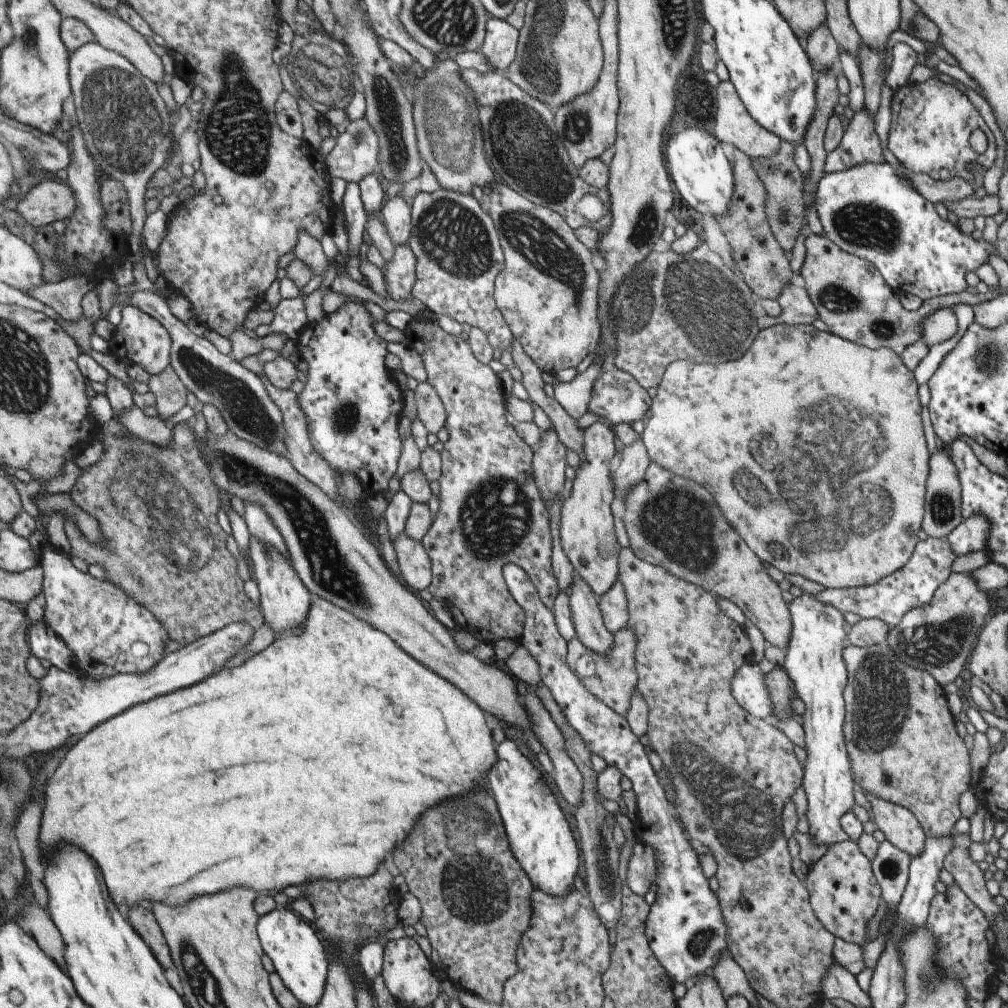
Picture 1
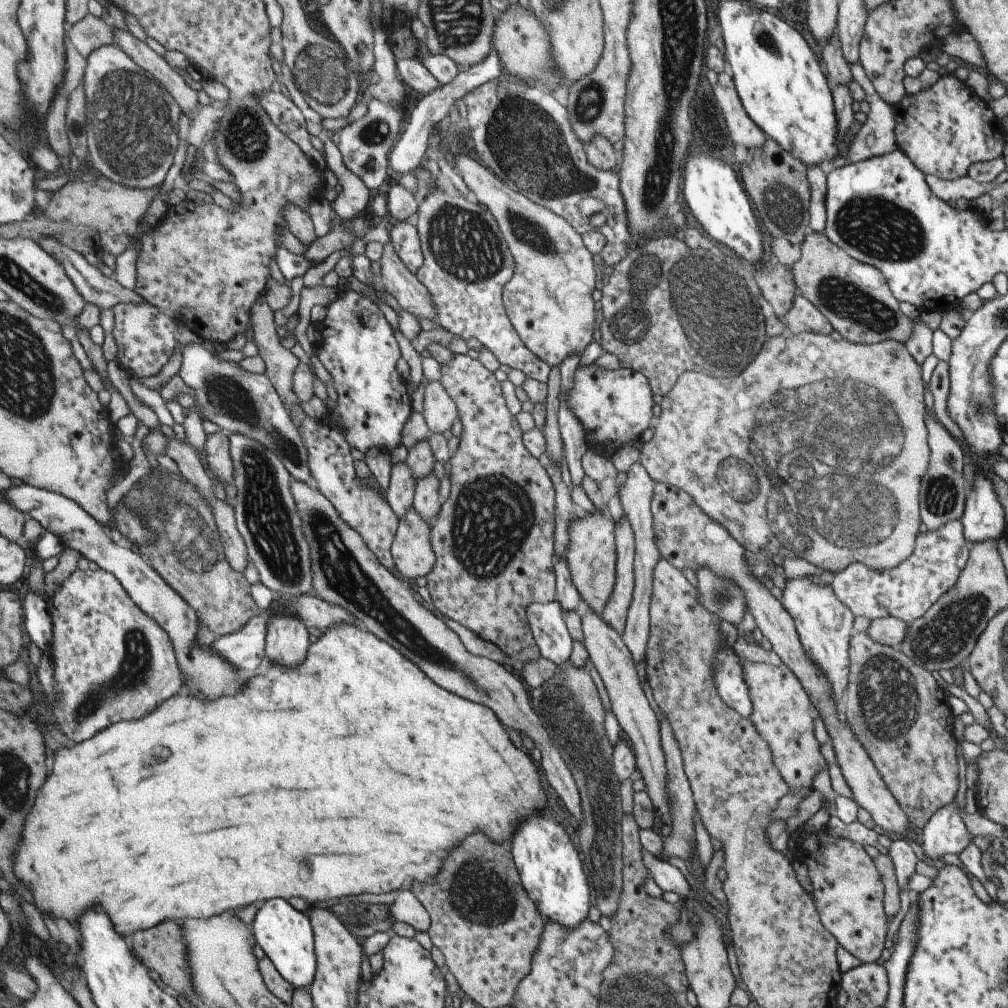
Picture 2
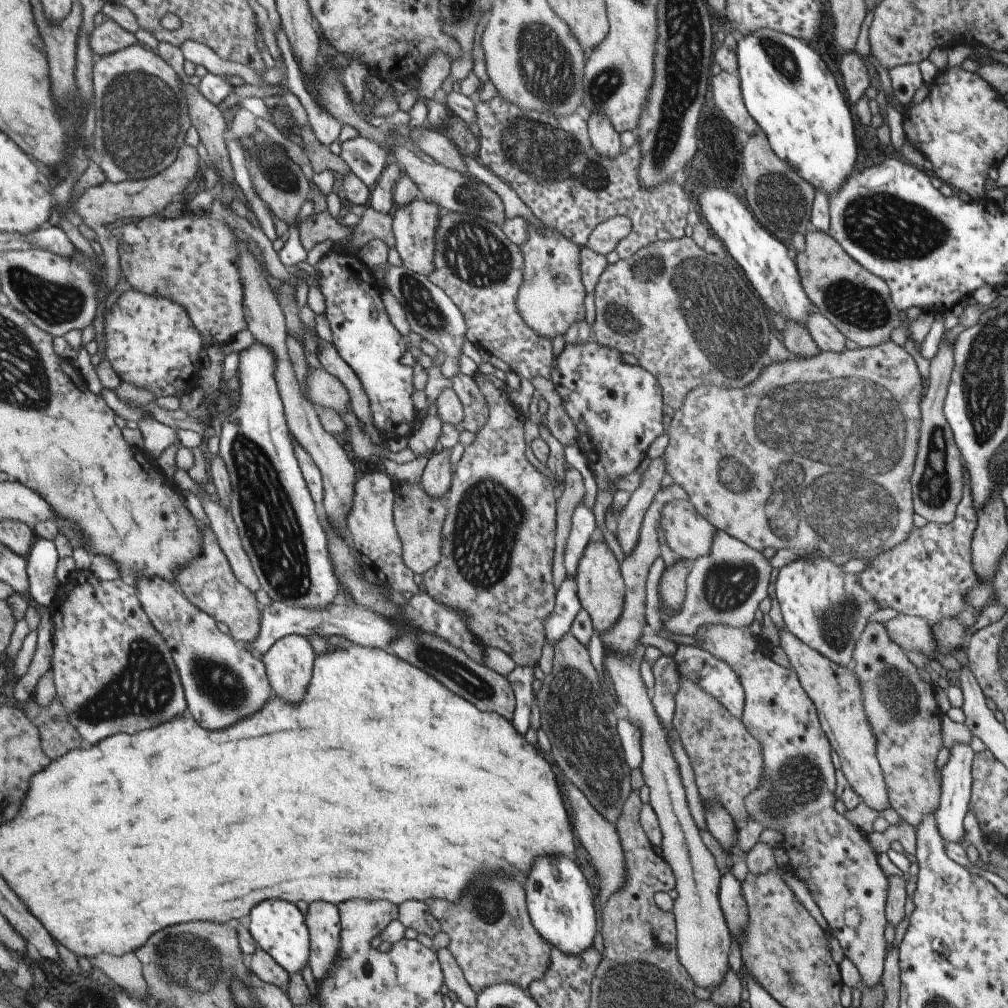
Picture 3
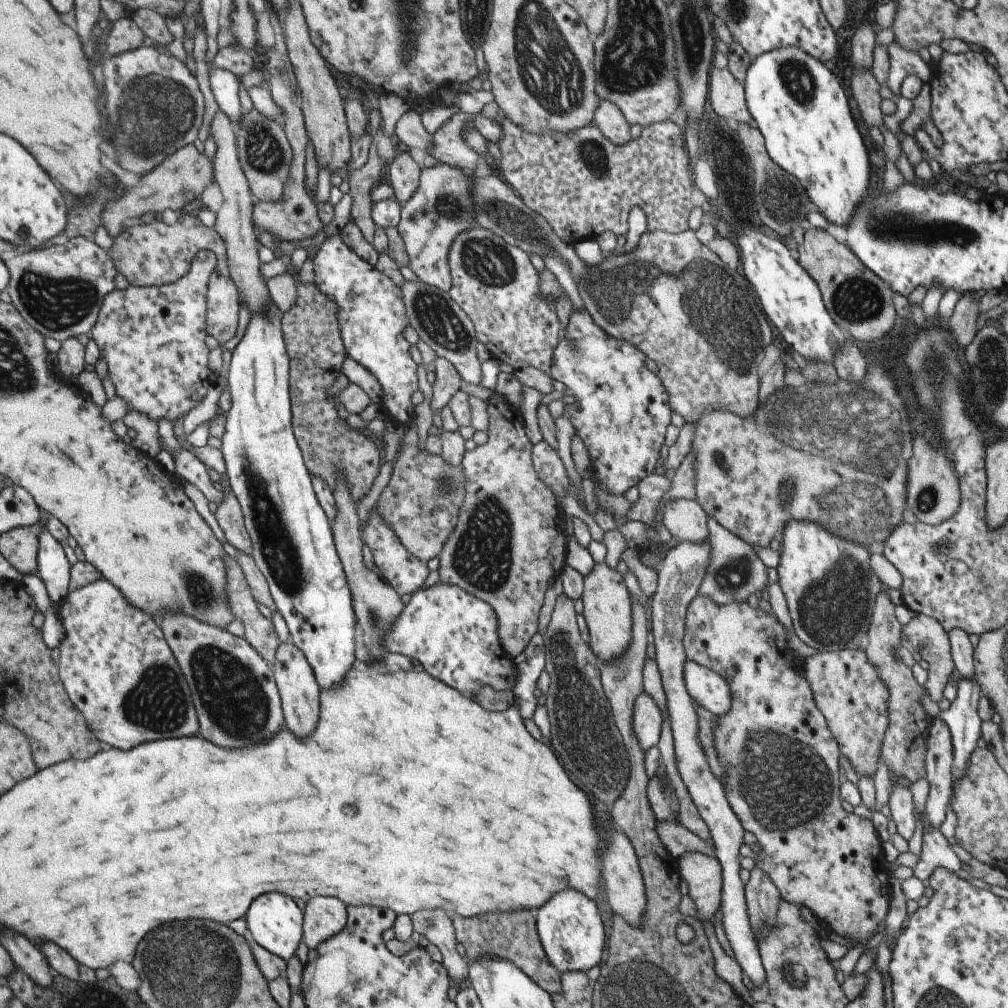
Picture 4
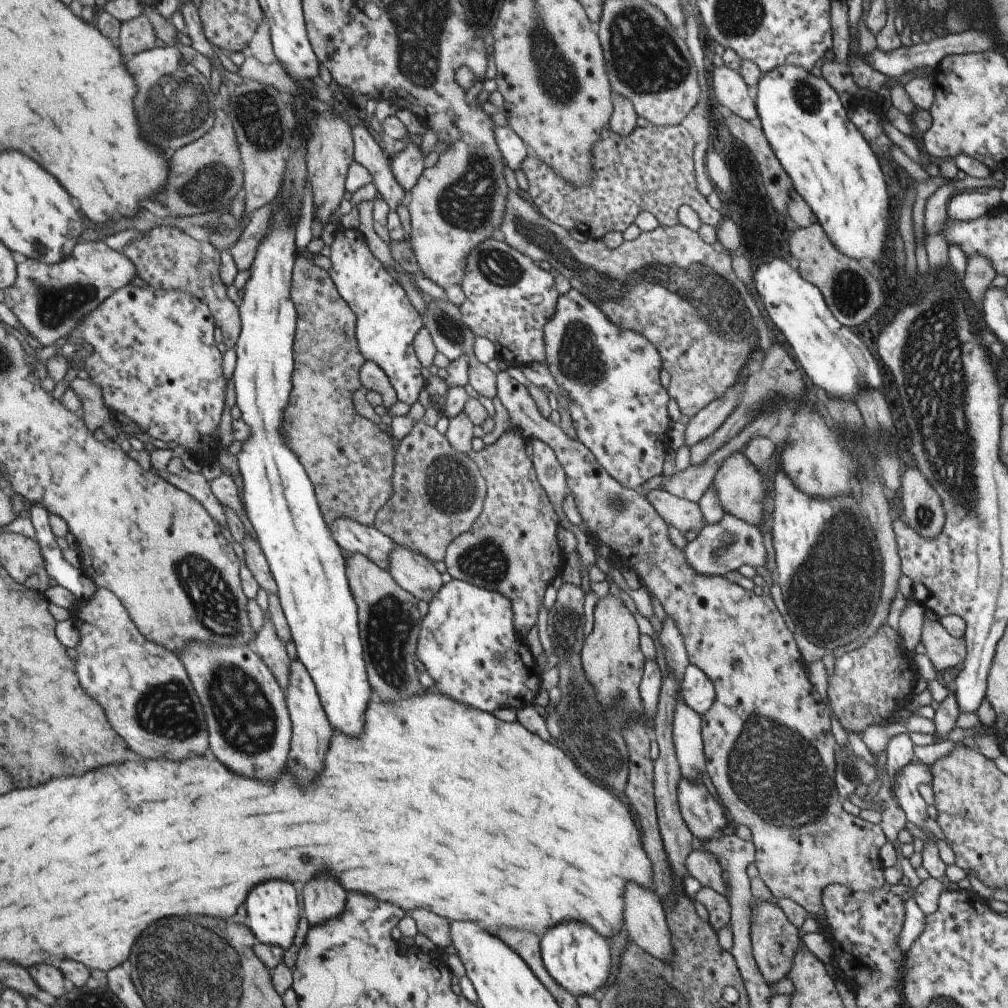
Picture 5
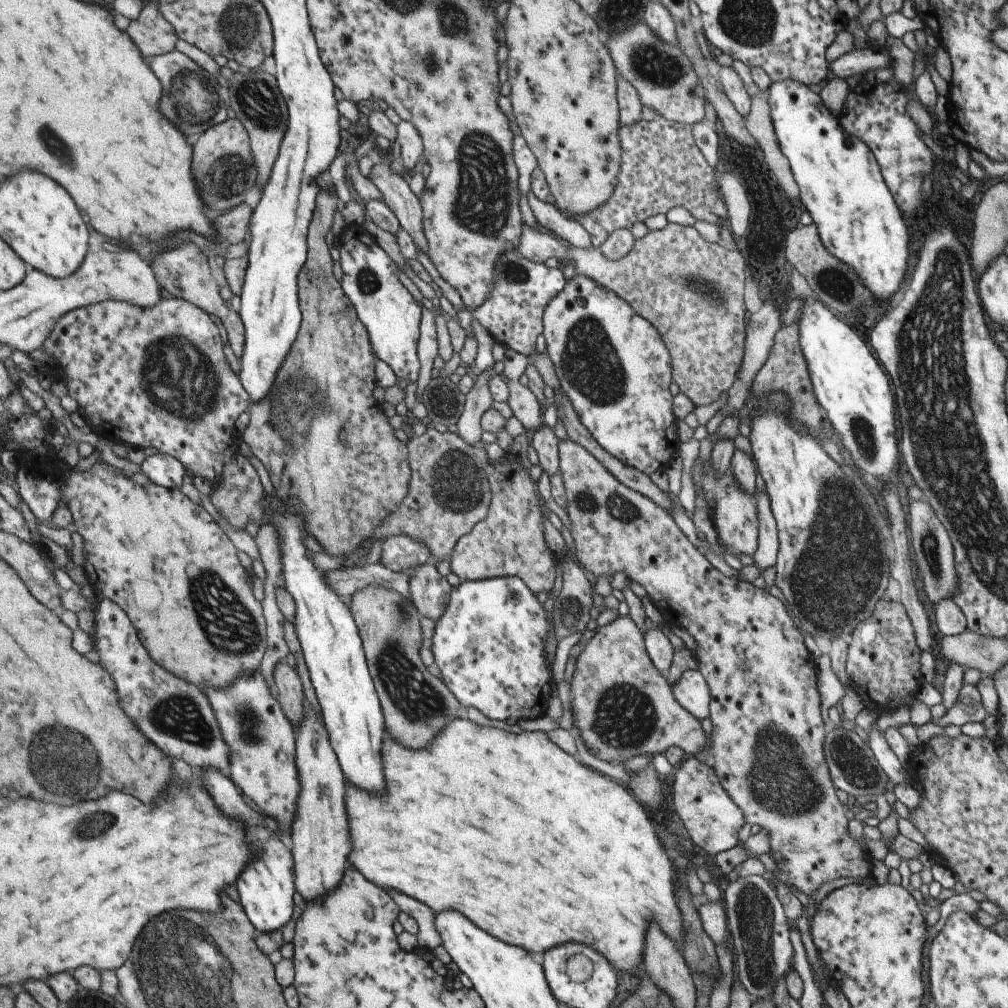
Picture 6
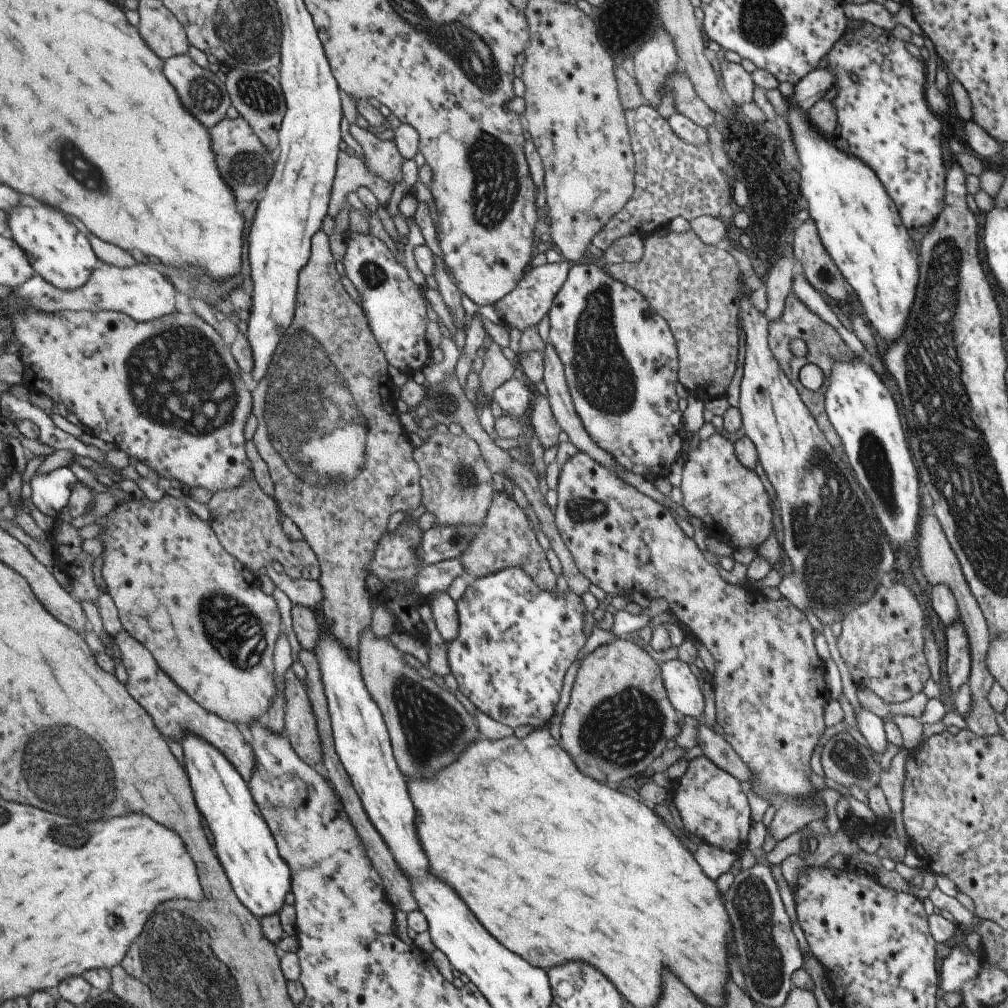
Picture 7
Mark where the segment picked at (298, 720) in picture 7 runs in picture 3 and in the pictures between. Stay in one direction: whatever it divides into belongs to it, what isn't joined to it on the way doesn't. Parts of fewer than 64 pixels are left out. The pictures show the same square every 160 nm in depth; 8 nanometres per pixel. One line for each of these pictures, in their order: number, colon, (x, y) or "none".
3: (207, 582)
4: (258, 631)
5: (267, 646)
6: (287, 685)

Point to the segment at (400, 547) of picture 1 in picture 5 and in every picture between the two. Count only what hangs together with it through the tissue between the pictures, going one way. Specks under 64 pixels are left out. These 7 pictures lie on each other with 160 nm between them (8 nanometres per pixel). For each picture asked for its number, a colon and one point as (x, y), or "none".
2: (411, 552)
3: (418, 519)
4: (421, 501)
5: (437, 492)

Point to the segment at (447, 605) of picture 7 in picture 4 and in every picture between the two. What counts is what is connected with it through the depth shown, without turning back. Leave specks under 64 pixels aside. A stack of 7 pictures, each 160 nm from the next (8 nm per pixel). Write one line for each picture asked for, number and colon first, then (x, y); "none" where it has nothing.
4: (405, 573)
5: (414, 573)
6: (428, 592)

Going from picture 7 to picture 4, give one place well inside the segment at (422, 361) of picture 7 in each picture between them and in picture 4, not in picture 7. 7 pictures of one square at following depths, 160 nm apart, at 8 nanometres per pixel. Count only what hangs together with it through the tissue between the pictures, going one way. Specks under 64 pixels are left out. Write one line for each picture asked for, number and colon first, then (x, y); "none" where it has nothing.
4: (371, 315)
5: (386, 323)
6: (391, 317)

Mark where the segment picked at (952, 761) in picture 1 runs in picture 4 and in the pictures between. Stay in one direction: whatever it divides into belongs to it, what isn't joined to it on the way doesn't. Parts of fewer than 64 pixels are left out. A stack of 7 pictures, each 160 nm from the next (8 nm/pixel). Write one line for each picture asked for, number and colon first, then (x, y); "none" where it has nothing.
2: (900, 716)
3: (900, 707)
4: (904, 743)

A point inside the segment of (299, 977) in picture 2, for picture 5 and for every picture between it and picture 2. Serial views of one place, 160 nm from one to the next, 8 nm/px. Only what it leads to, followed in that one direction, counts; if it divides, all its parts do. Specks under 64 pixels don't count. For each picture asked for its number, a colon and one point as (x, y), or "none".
3: (277, 926)
4: (274, 921)
5: (272, 913)

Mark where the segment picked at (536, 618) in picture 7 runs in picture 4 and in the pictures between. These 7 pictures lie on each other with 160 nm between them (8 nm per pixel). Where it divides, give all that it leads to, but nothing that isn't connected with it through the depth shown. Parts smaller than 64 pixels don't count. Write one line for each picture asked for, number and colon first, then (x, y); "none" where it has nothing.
4: (453, 636)
5: (467, 643)
6: (488, 644)

